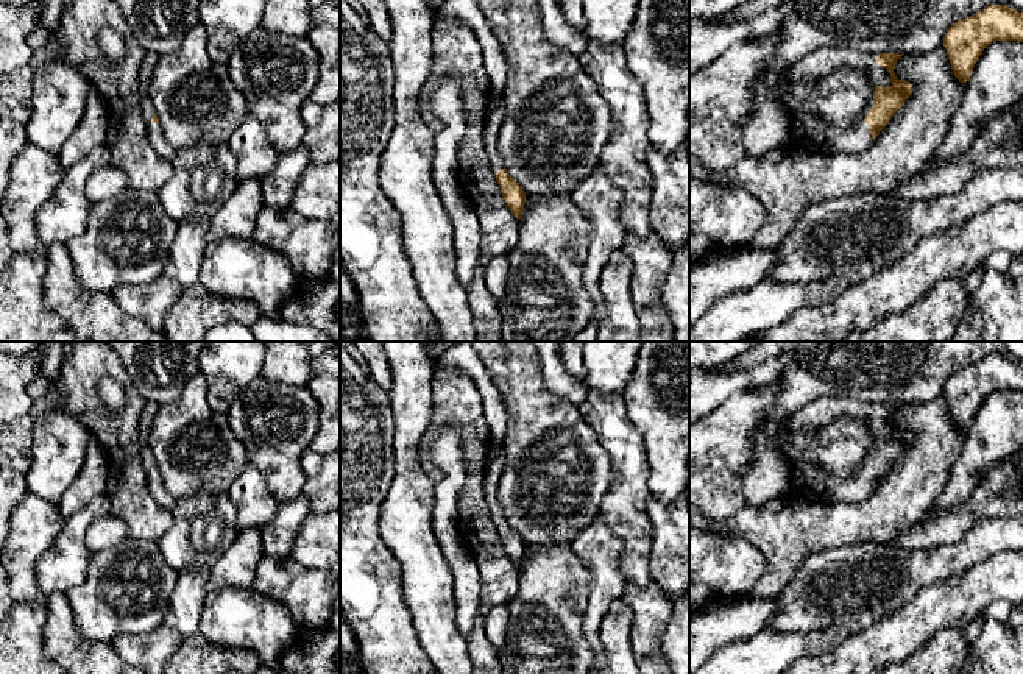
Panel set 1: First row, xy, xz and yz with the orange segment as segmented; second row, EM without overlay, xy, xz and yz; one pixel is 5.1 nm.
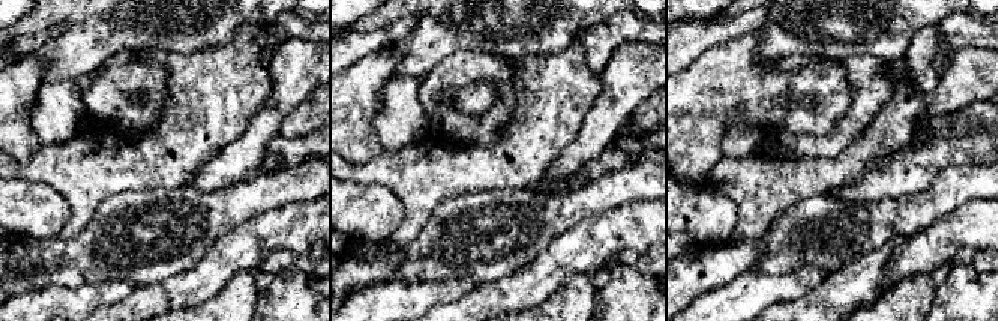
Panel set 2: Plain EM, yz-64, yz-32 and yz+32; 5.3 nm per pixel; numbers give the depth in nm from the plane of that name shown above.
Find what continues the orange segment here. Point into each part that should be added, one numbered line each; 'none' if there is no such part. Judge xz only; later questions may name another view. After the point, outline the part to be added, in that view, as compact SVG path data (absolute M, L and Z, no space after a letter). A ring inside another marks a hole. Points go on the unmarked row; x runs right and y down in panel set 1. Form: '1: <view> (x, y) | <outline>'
1: xz (493, 468) | M491 446L487 454L487 463L483 468L483 493L488 504L491 518L501 521L504 510L497 501L497 485L504 470L504 456L499 448Z

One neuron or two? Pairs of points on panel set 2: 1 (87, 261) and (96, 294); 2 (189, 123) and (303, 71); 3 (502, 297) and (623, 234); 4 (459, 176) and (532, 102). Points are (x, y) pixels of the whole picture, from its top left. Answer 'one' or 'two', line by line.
1: two
2: two
3: one
4: one

